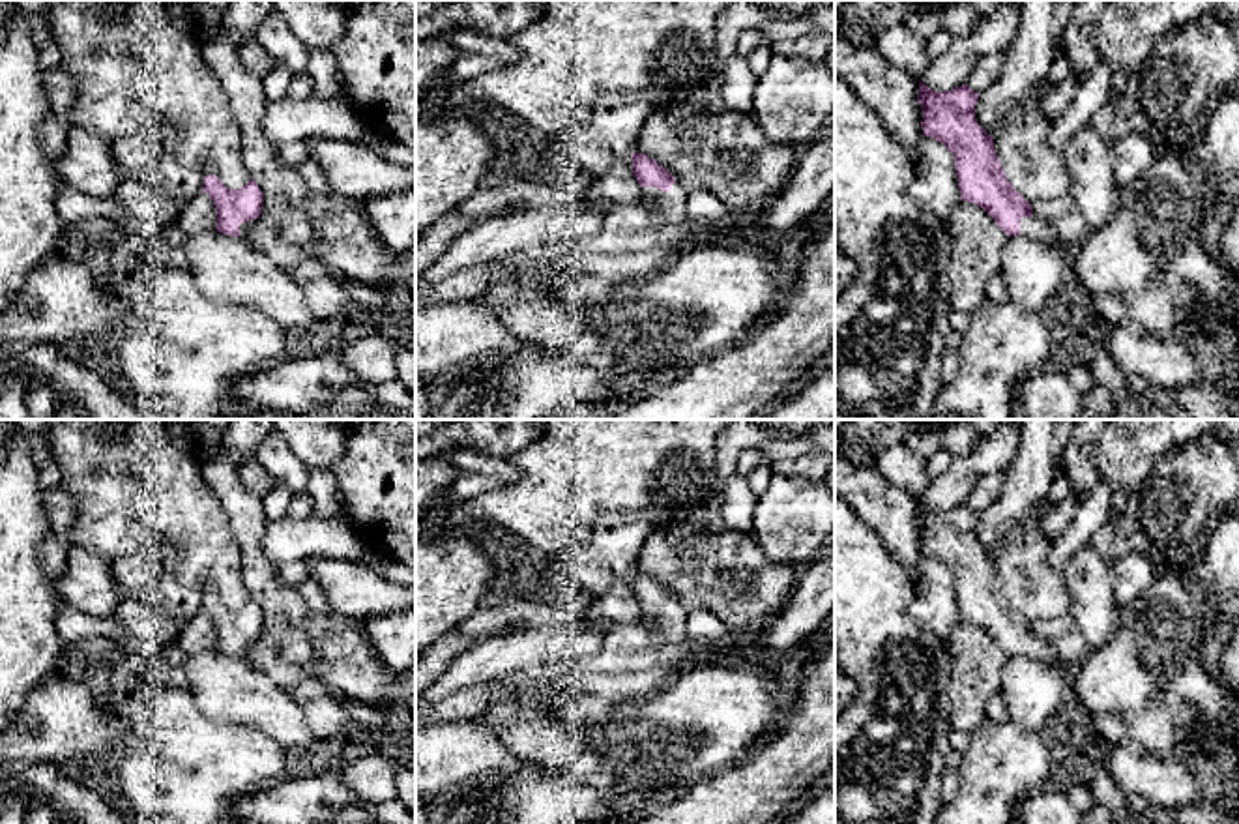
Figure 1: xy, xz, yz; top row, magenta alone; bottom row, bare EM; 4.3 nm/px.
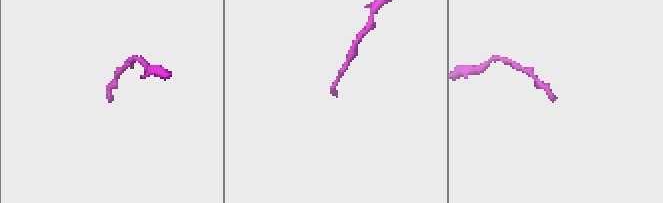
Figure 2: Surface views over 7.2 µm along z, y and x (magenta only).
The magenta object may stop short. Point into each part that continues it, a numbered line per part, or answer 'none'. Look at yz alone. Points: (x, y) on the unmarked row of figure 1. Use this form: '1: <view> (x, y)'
1: yz (1034, 647)

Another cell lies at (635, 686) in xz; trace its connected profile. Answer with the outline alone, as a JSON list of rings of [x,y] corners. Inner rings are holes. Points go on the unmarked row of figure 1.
[[[664,663],[664,665],[653,665],[644,667],[640,672],[631,672],[620,678],[610,680],[610,697],[612,700],[642,700],[646,697],[651,697],[676,678],[681,665],[676,663]]]

